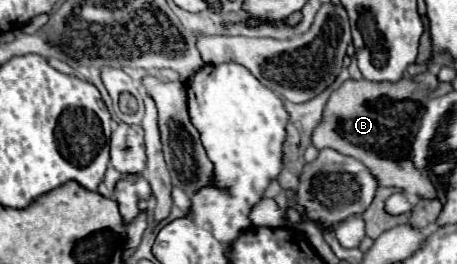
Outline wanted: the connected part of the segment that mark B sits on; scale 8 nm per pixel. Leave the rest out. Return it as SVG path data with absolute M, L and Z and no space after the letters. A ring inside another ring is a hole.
M429 71L415 77L401 77L395 83L373 83L365 79L345 81L329 95L323 117L313 129L311 143L317 149L329 147L355 157L371 169L381 187L403 189L411 199L437 199L437 189L431 179L417 171L411 161L411 143L425 111L425 101L435 87L437 77Z

